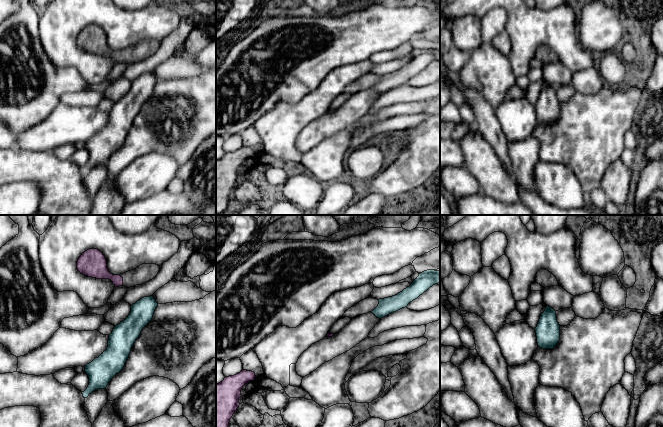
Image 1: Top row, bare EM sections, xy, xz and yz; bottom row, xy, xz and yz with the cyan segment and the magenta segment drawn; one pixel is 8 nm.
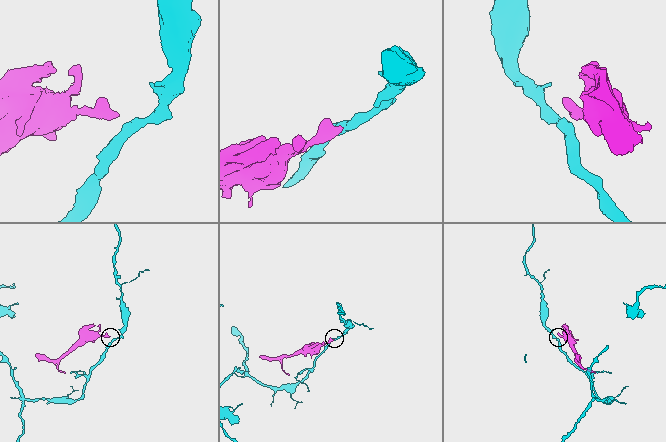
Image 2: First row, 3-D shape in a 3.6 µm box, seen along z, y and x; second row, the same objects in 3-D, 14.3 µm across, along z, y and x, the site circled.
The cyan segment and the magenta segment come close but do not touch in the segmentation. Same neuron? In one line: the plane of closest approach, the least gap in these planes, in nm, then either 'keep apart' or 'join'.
view xy; gap 180 nm; keep apart

